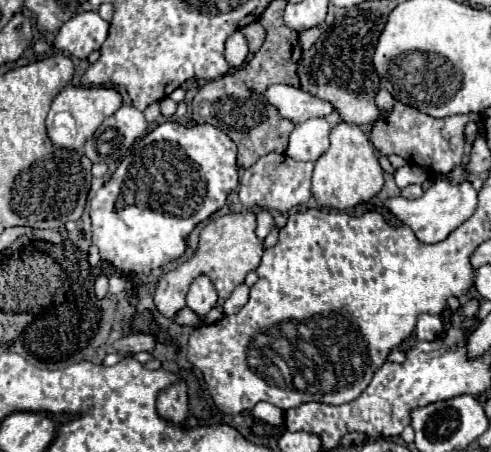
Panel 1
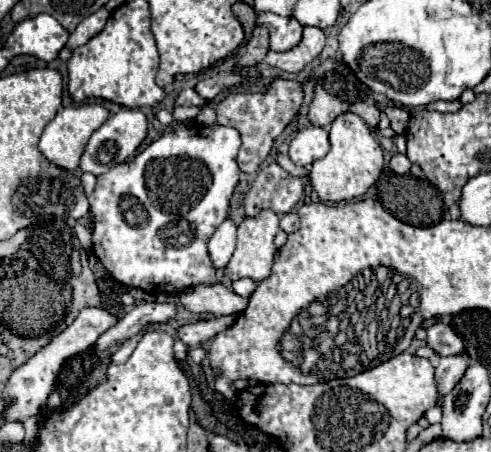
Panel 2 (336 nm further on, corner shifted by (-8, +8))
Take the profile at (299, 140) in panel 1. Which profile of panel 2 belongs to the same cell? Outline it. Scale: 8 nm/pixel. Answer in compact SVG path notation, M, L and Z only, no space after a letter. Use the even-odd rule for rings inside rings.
M308 124L306 128L298 130L298 134L292 138L288 156L296 166L310 166L318 158L326 156L328 150L330 150L328 130L322 126Z

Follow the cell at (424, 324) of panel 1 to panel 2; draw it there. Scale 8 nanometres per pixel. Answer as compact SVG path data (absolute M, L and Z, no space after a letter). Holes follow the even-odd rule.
M434 324L428 328L428 346L432 346L440 356L460 354L464 350L464 342L448 324Z

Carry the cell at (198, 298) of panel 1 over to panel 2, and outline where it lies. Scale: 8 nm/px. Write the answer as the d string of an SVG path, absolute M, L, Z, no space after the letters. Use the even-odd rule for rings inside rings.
M226 218L208 240L208 252L214 268L226 268L236 246L236 226Z

